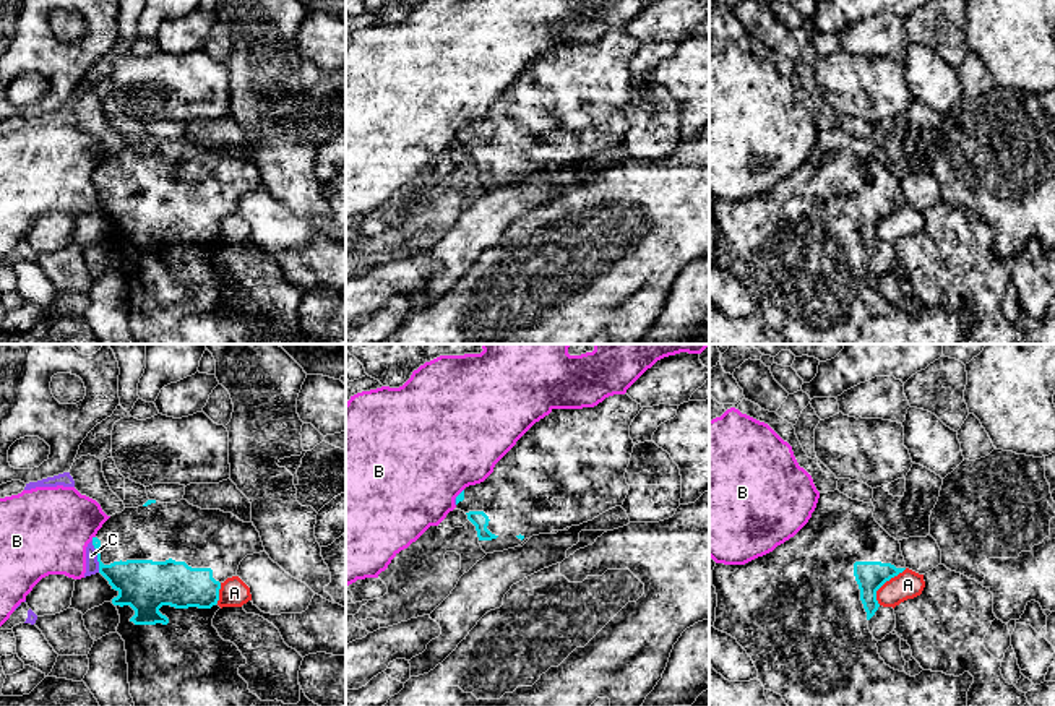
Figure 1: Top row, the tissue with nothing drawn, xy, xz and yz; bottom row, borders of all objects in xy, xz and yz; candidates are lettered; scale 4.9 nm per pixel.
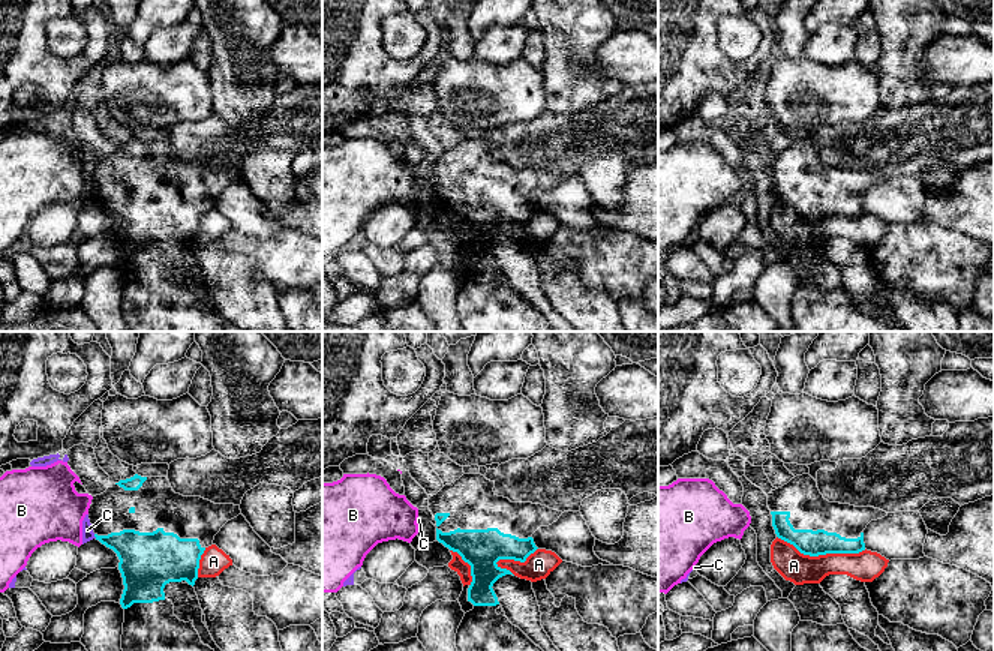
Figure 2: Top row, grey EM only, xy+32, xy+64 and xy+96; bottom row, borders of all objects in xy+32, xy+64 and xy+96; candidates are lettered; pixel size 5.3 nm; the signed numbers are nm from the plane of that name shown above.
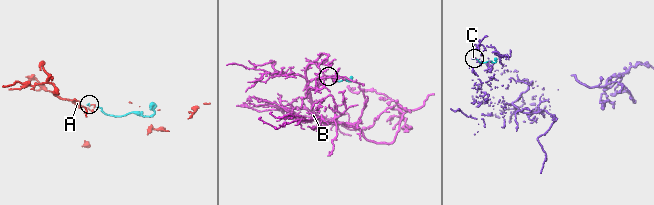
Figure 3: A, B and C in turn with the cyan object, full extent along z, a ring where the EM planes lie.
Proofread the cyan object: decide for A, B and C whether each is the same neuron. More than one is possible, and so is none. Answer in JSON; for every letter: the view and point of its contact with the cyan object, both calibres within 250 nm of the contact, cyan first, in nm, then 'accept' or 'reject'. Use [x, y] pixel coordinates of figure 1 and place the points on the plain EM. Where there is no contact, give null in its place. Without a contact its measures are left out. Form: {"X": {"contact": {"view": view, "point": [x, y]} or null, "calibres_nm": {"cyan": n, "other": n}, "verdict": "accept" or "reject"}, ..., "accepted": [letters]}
{"A": {"contact": {"view": "yz", "point": [885, 218]}, "calibres_nm": {"cyan": 150, "other": 140}, "verdict": "reject"}, "B": {"contact": {"view": "xy", "point": [93, 174]}, "calibres_nm": {"cyan": 160, "other": 440}, "verdict": "reject"}, "C": {"contact": {"view": "xy", "point": [98, 193]}, "calibres_nm": {"cyan": 240, "other": 60}, "verdict": "reject"}, "accepted": []}

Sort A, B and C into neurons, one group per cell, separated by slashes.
A / B C

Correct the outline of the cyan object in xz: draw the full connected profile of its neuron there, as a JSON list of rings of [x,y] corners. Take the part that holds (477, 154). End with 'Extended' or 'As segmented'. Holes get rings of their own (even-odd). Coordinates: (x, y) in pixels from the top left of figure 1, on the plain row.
[[[614,31],[594,44],[552,45],[549,52],[536,58],[495,101],[484,118],[466,123],[456,133],[456,146],[464,148],[476,162],[482,187],[493,190],[515,185],[532,172],[579,162],[622,143],[630,127],[625,109],[635,83],[630,62],[641,45],[641,41],[628,31]]]. Extended

